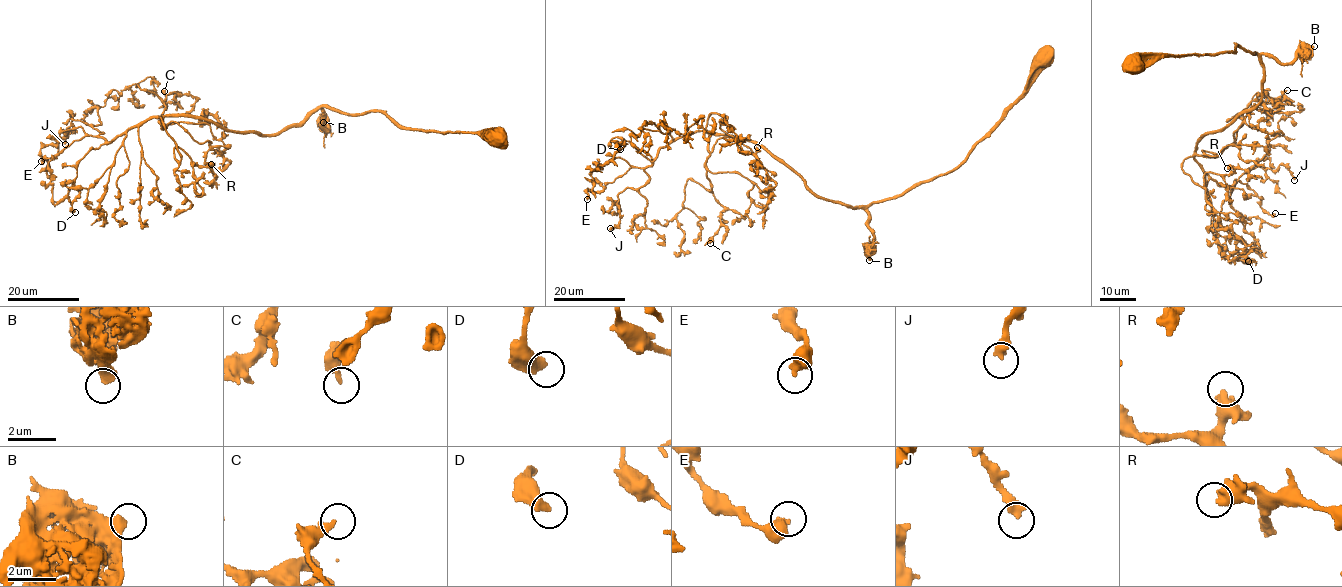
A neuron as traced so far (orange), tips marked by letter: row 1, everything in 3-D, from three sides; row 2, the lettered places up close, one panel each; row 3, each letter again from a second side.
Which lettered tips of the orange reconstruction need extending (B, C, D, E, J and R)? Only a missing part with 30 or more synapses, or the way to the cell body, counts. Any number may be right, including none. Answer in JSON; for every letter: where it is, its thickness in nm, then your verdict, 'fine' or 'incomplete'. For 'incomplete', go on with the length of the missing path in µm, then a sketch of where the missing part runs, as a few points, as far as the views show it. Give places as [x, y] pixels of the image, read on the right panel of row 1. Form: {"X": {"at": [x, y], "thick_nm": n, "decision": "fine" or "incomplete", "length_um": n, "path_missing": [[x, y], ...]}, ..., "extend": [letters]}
{"B": {"at": [1314, 46], "thick_nm": 600, "decision": "fine"}, "C": {"at": [1287, 90], "thick_nm": 280, "decision": "fine"}, "D": {"at": [1248, 261], "thick_nm": 480, "decision": "fine"}, "E": {"at": [1275, 213], "thick_nm": 550, "decision": "fine"}, "J": {"at": [1294, 180], "thick_nm": 400, "decision": "fine"}, "R": {"at": [1227, 168], "thick_nm": 550, "decision": "fine"}, "extend": []}

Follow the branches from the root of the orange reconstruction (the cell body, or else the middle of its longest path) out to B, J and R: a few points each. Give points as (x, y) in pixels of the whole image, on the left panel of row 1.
B: (499, 138), (427, 132), (399, 126), (381, 112), (323, 106), (326, 130), (323, 122)
J: (499, 138), (427, 132), (381, 112), (320, 106), (266, 135), (165, 116), (110, 142), (72, 119), (65, 144)
R: (499, 138), (322, 106), (266, 135), (160, 116), (175, 158), (177, 147), (211, 164)

